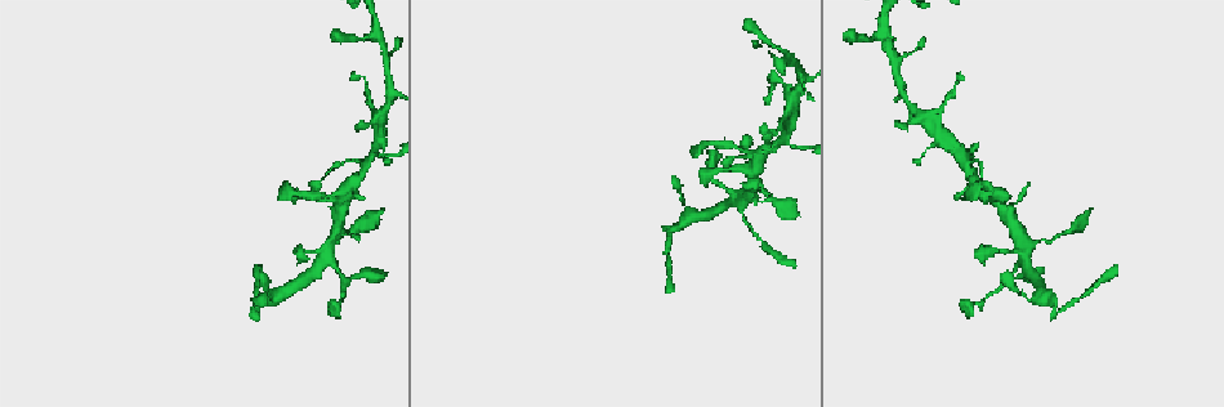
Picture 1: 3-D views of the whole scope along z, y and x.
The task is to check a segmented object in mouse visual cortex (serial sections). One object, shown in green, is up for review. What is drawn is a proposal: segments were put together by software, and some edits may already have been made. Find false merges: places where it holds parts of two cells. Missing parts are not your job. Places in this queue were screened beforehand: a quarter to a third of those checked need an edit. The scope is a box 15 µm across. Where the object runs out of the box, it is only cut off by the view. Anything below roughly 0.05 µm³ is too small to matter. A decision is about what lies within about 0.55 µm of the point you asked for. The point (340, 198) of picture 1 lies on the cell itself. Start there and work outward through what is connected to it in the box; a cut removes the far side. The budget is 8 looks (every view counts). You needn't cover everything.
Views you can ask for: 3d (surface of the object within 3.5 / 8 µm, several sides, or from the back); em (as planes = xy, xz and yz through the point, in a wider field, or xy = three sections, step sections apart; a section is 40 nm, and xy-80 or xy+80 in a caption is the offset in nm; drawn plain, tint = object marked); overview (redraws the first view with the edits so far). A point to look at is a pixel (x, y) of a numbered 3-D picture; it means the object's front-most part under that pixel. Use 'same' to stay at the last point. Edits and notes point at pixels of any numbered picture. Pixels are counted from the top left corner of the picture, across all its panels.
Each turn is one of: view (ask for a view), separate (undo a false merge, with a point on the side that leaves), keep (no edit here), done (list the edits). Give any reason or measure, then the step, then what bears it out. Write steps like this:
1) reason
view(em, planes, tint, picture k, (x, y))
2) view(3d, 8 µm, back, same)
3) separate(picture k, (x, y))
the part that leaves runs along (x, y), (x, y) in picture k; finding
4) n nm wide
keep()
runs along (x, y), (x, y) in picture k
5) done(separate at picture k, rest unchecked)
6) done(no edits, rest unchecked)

calibre changes
view(3d, 3.5 µm, picture 1, (1041, 240))

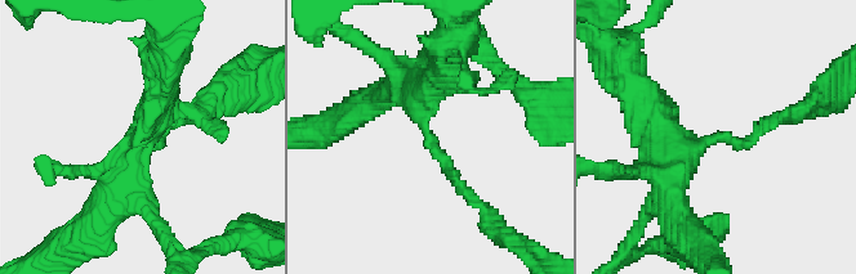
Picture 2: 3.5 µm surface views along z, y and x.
arms of 150, 400 nm
view(em, xy, step 2, plain, picture 2, (717, 140))

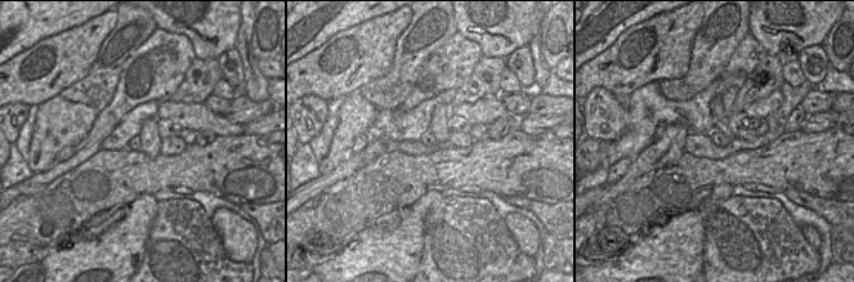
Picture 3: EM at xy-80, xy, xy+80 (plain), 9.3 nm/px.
with the object marked
view(em, xy, step 2, tint, same)

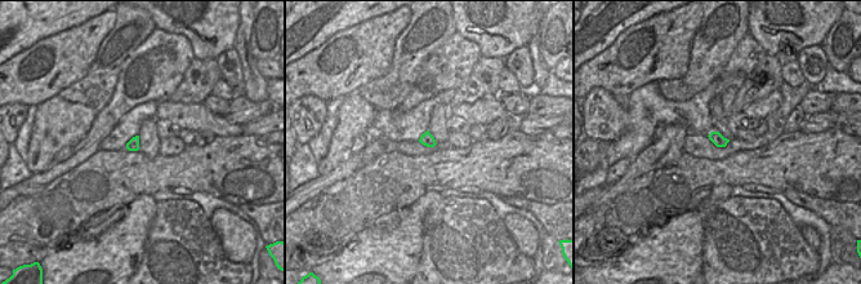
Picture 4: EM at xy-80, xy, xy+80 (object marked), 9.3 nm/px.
keep()
runs along (441, 70), (426, 135), (468, 194) in picture 2; all the same cell

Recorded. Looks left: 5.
sharp bend
view(3d, 3.5 µm, picture 1, (673, 232))

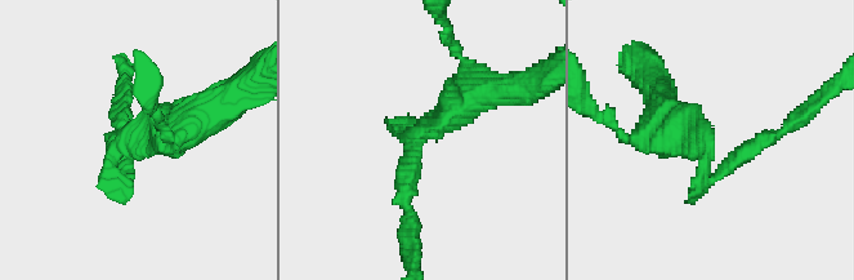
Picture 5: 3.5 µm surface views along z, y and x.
arms of 200, 500 nm
view(em, xy, step 5, tint, picture 5, (420, 131))

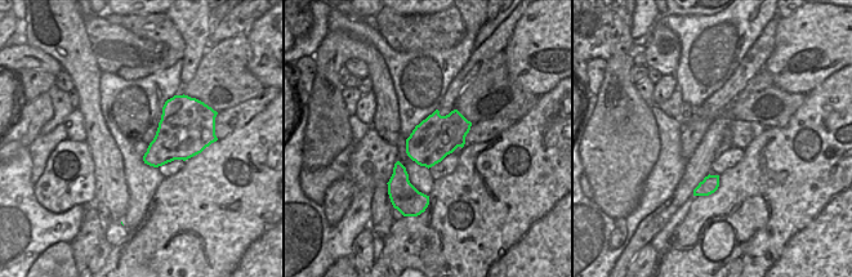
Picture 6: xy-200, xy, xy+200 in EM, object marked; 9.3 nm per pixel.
view(em, xy, step 2, tint, same)

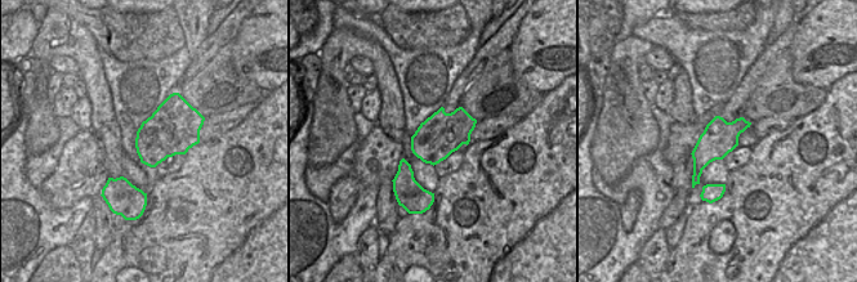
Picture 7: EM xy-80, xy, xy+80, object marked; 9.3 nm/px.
separate(picture 5, (121, 199))
the part that leaves runs along (710, 160), (712, 181), (788, 125) in picture 5; a second cell is stuck on

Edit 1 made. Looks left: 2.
side arm on a straight run
view(3d, 3.5 µm, picture 1, (962, 157))

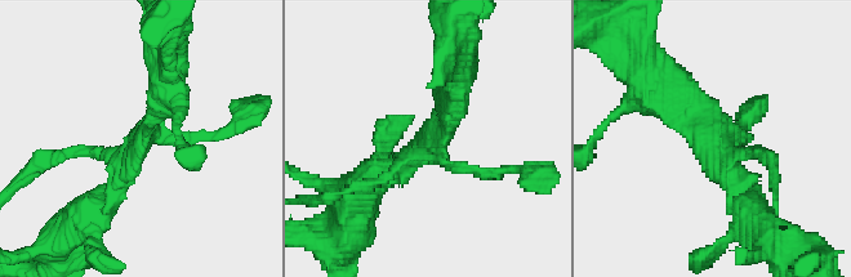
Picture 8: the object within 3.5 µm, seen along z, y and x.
view(em, xy, step 1, tint, picture 8, (719, 141))

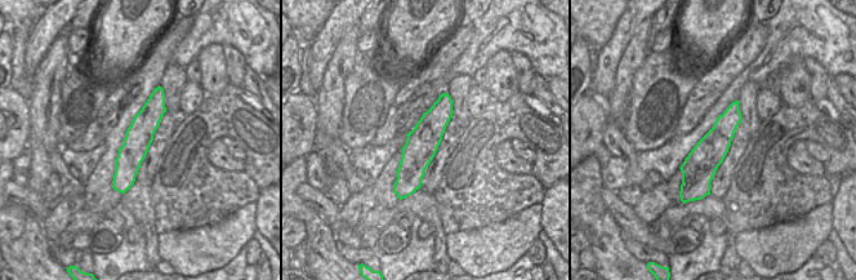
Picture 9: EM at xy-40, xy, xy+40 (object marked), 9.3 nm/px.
keep()
runs along (159, 90), (120, 189) in picture 9; all the same cell

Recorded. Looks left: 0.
done(separate at picture 5, rest unchecked)

